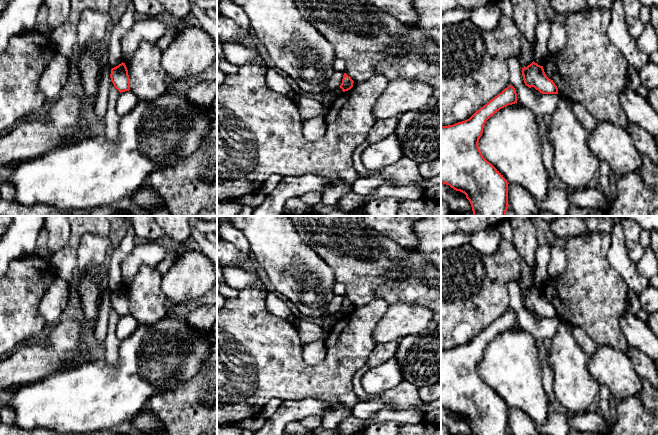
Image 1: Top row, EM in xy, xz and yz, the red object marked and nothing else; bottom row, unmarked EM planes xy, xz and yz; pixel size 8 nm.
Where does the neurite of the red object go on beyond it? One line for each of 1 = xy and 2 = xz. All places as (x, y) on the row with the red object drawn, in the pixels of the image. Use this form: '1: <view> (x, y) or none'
1: none
2: none

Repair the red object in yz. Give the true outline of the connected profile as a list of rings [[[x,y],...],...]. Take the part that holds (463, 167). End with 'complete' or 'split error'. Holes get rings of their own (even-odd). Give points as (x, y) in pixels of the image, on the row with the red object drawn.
[[[509,85],[501,93],[476,111],[469,119],[453,125],[441,126],[441,183],[466,195],[474,216],[506,216],[508,182],[483,155],[478,142],[486,121],[500,109],[517,103],[517,93]]]; complete

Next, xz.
[[[346,73],[343,75],[342,83],[339,86],[343,92],[350,90],[353,87],[354,81]]]; complete

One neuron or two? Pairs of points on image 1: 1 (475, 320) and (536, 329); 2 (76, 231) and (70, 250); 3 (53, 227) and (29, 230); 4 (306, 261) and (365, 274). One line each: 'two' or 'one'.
1: two
2: one
3: two
4: two

